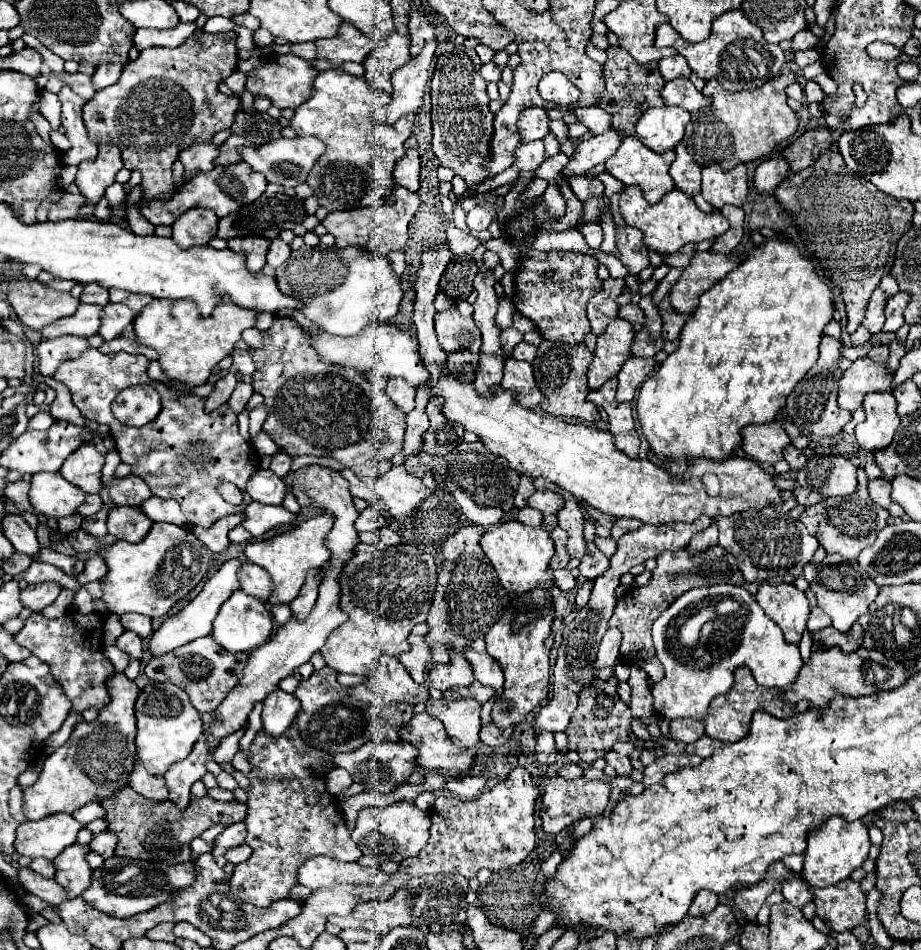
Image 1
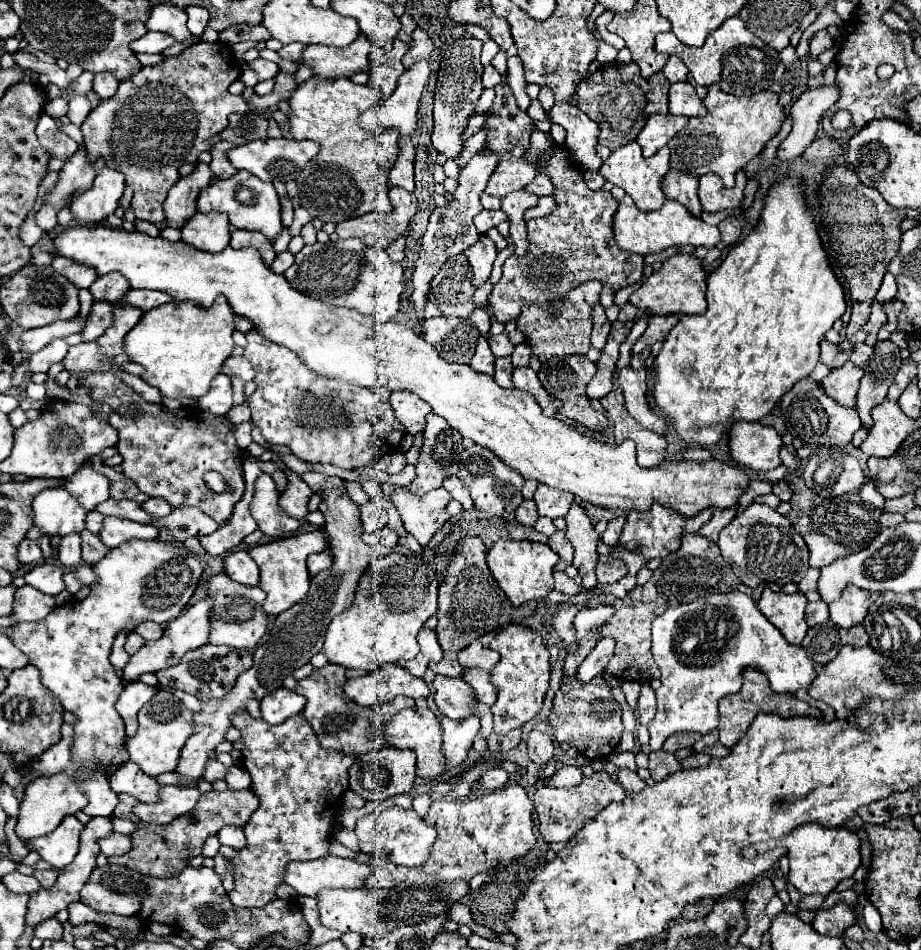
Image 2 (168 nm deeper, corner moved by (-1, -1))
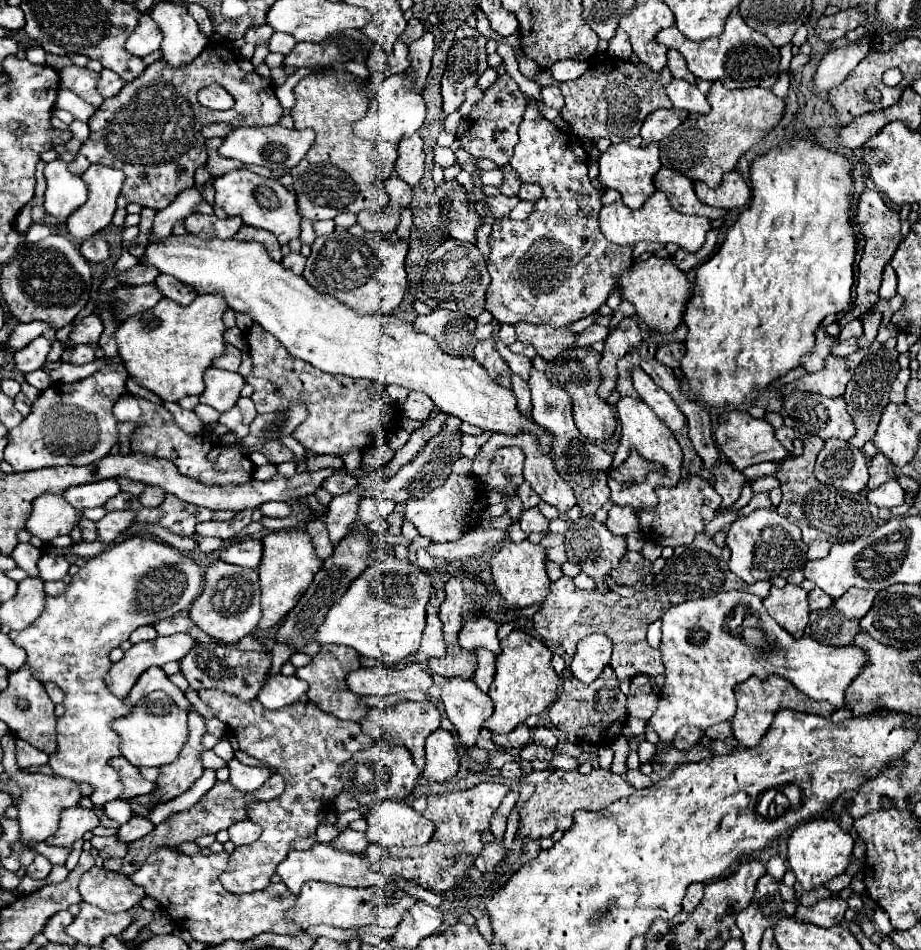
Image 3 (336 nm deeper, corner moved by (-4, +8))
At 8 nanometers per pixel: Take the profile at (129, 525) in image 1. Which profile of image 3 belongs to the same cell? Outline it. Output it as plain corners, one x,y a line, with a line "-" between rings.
113,510
107,512
99,522
97,522
97,532
99,532
99,540
111,544
113,540
117,540
121,536
121,532
125,528
129,528
135,522
135,514
133,510

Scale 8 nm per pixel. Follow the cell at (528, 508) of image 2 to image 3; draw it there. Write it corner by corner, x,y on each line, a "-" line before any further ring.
539,508
523,510
519,522
523,532
547,532
547,524
549,524
549,520
539,512

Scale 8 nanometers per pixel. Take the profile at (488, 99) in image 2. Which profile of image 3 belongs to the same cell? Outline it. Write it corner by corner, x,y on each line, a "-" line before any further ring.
469,88
467,92
465,92
465,102
463,102
463,106
459,108
459,112
465,116
465,114
469,114
471,110
473,110
473,106
475,106
475,102
479,102
481,100
481,96
483,96
483,90
481,88

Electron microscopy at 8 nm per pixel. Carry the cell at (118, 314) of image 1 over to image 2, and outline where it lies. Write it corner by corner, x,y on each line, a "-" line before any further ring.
94,301
86,319
86,327
82,331
82,341
96,341
110,327
112,311
114,305
108,305
106,301

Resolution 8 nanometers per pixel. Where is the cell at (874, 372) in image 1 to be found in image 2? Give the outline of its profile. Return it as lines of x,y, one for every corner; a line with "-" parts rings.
846,363
846,365
830,371
818,385
834,401
838,401
846,407
854,407
860,377
862,377
862,369
854,367
852,363

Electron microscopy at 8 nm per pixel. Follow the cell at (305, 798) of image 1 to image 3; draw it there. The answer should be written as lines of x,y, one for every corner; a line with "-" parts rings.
199,690
199,698
209,704
215,716
235,730
239,748
265,762
273,772
279,772
285,780
281,796
269,802
255,802
247,806
247,818
263,828
263,834
249,846
237,846
231,854
229,868
221,874
221,884
233,894
249,894
265,890
271,884
277,864
289,850
309,850
317,838
319,812
332,803
343,790
339,768
357,750
369,748
375,740
361,732
357,722
337,720
333,714
321,712
311,702
297,702
281,710
265,710
261,702
241,702
237,696
229,696
221,690

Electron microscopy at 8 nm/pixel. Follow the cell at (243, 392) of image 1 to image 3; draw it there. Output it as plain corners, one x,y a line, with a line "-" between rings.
239,398
239,400
237,400
237,408
241,410
241,414
243,414
243,422
245,422
245,424
249,424
249,422
257,416
251,398

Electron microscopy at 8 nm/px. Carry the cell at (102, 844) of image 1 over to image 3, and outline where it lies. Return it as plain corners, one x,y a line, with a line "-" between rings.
133,816
127,824
119,826
117,838
121,838
121,842
129,844
129,842
133,842
133,840
137,840
137,838
143,838
143,836
149,834
153,828
155,828
155,826
153,826
149,820
145,820
145,818
135,818
135,816

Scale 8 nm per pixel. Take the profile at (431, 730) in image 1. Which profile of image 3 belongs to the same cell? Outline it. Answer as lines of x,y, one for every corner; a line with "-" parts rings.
399,702
395,706
389,708
373,708
367,716
367,720
361,722
361,728
365,734
369,734
371,738
383,738
389,744
403,744
409,748
409,752
413,754
413,762
417,766
419,772
423,772
425,768
425,738
437,730
441,726
441,714
439,710
429,702

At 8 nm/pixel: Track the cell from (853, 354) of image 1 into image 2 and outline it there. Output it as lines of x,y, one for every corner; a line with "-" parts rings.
826,339
820,341
820,361
822,361
826,367
830,367
830,369
842,367
842,365
848,361
850,353
852,353
852,351
842,351
838,345
832,345
832,343
828,343

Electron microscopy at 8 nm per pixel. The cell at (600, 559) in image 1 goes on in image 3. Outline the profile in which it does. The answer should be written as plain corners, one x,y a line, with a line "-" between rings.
625,552
619,566
611,570
611,578
617,584
625,584
625,586
633,586
641,580
641,576
649,574
651,562
645,560
639,552

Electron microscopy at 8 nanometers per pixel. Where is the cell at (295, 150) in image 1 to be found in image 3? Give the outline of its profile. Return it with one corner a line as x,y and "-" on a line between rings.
279,124
275,126
251,126
251,128
235,128
221,144
219,154
225,158
237,158
243,164
257,164
257,166
267,166
275,168
281,166
285,170
297,166
301,158
305,158
307,150
315,142
315,132
313,130
287,130

